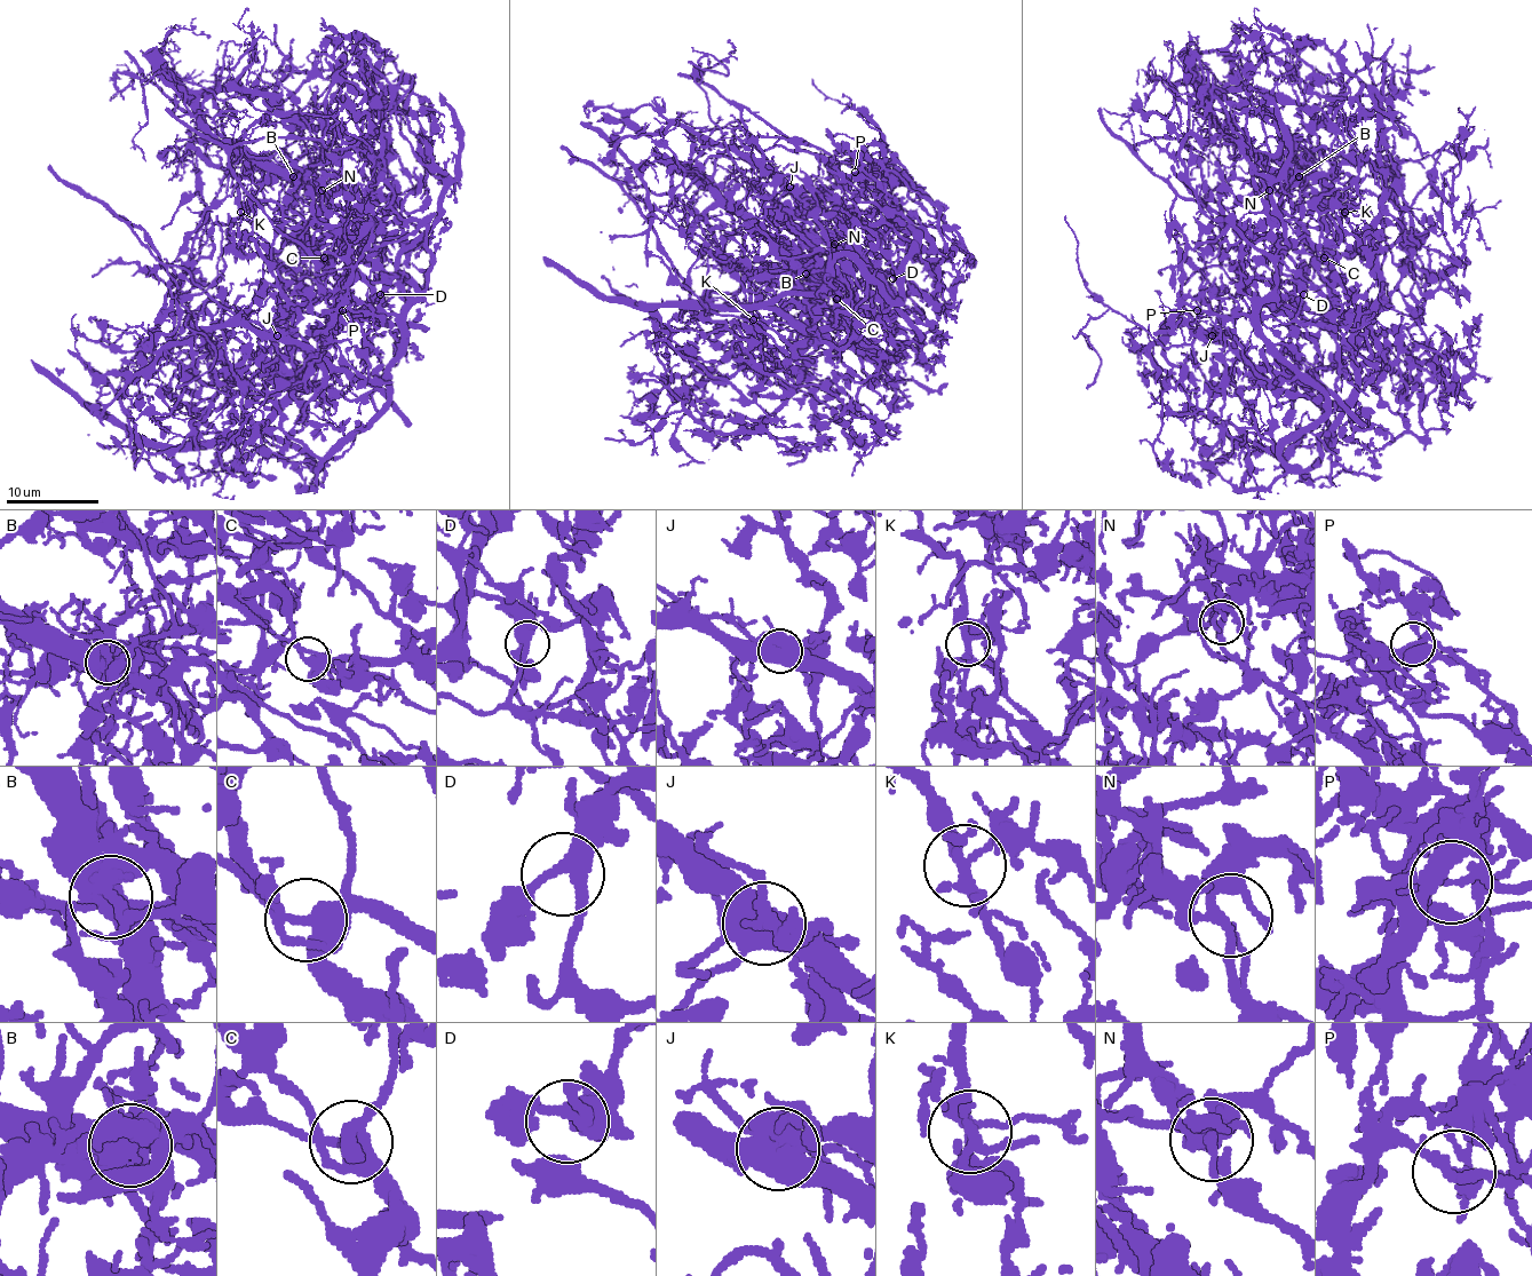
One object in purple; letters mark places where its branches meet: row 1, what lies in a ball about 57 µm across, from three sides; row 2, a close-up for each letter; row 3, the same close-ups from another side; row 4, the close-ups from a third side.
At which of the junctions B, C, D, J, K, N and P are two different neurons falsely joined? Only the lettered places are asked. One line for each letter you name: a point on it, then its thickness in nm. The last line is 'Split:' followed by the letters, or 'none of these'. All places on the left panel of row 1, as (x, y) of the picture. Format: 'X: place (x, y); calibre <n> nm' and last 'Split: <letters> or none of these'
B: place (293, 176); calibre 550 nm
J: place (277, 335); calibre 650 nm
K: place (240, 212); calibre 260 nm
P: place (342, 310); calibre 170 nm
Split: B, J, K, P

